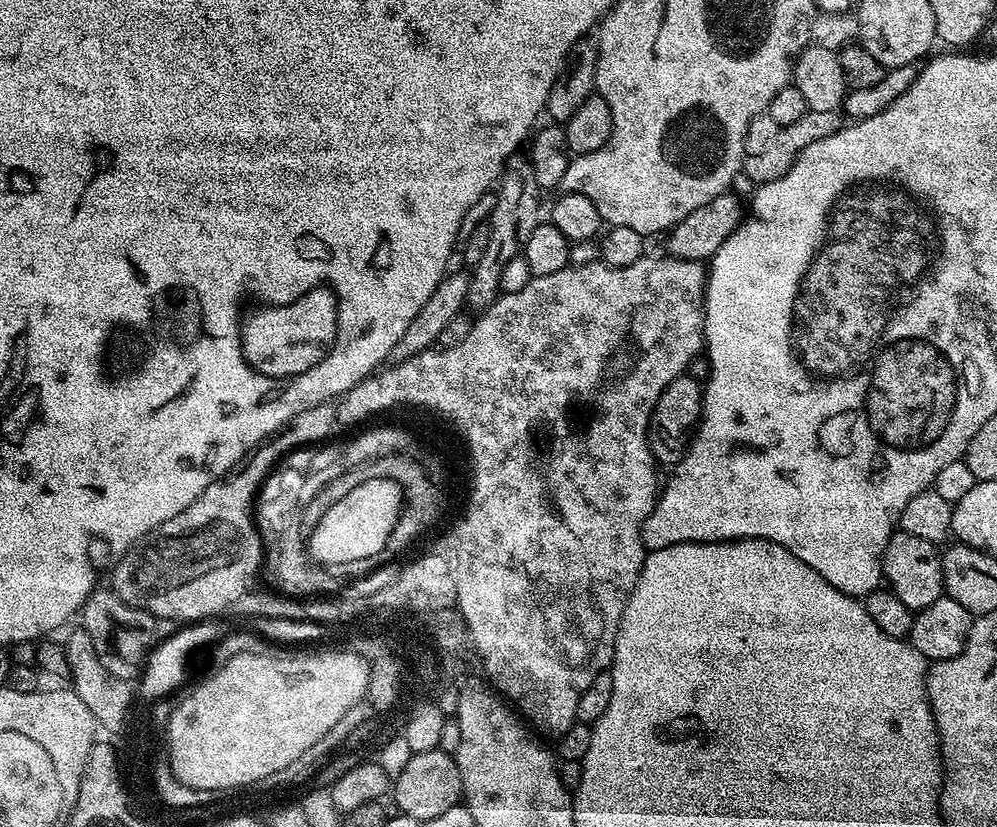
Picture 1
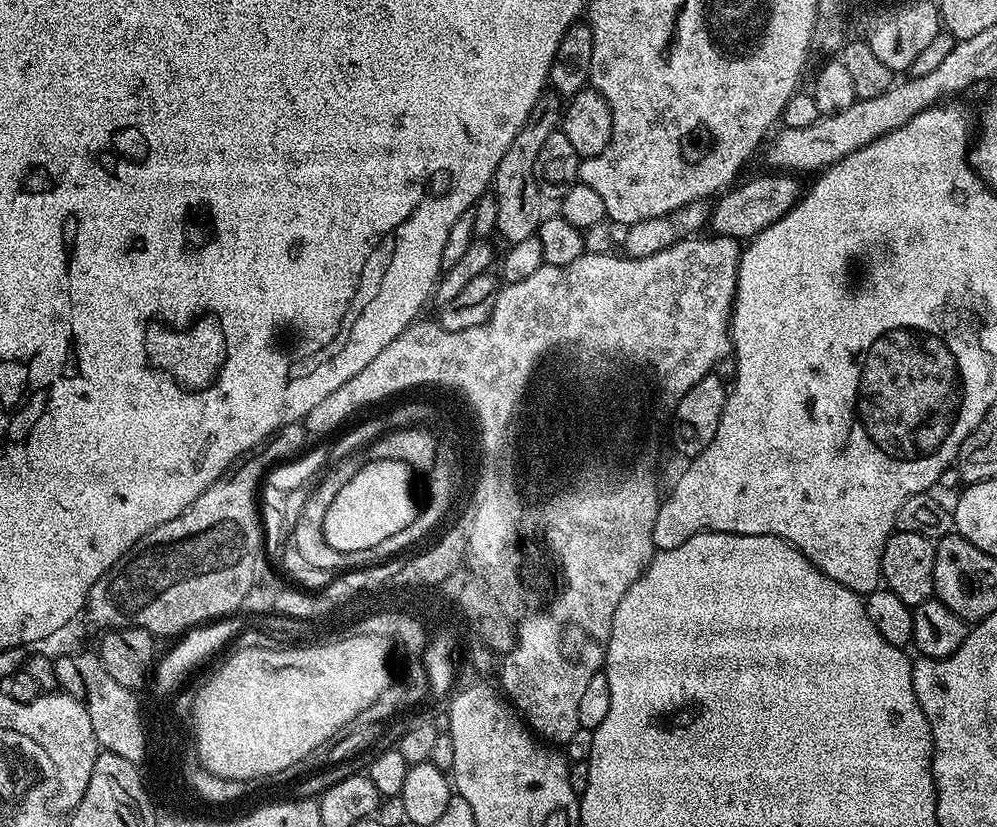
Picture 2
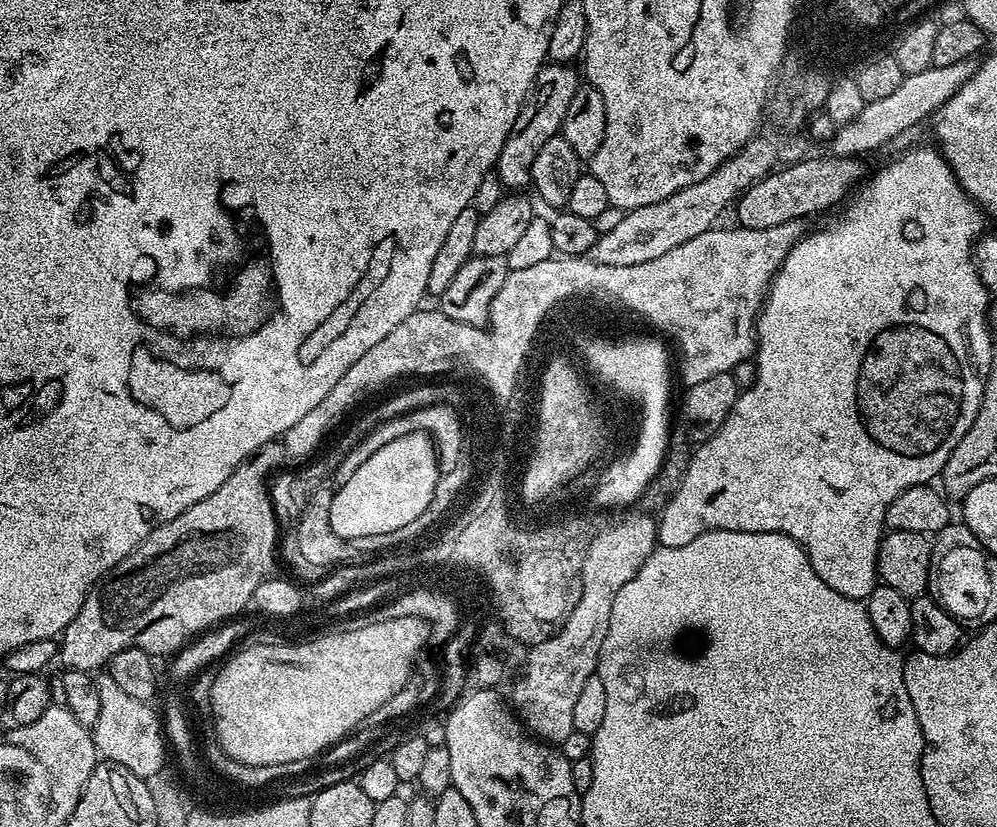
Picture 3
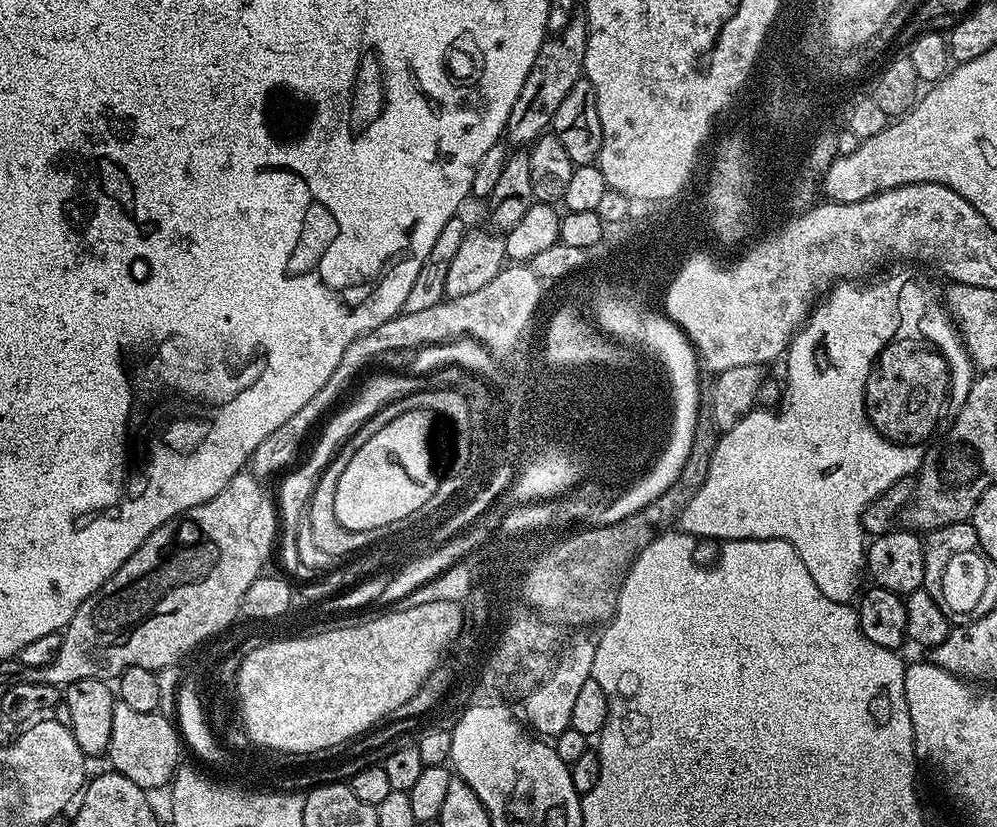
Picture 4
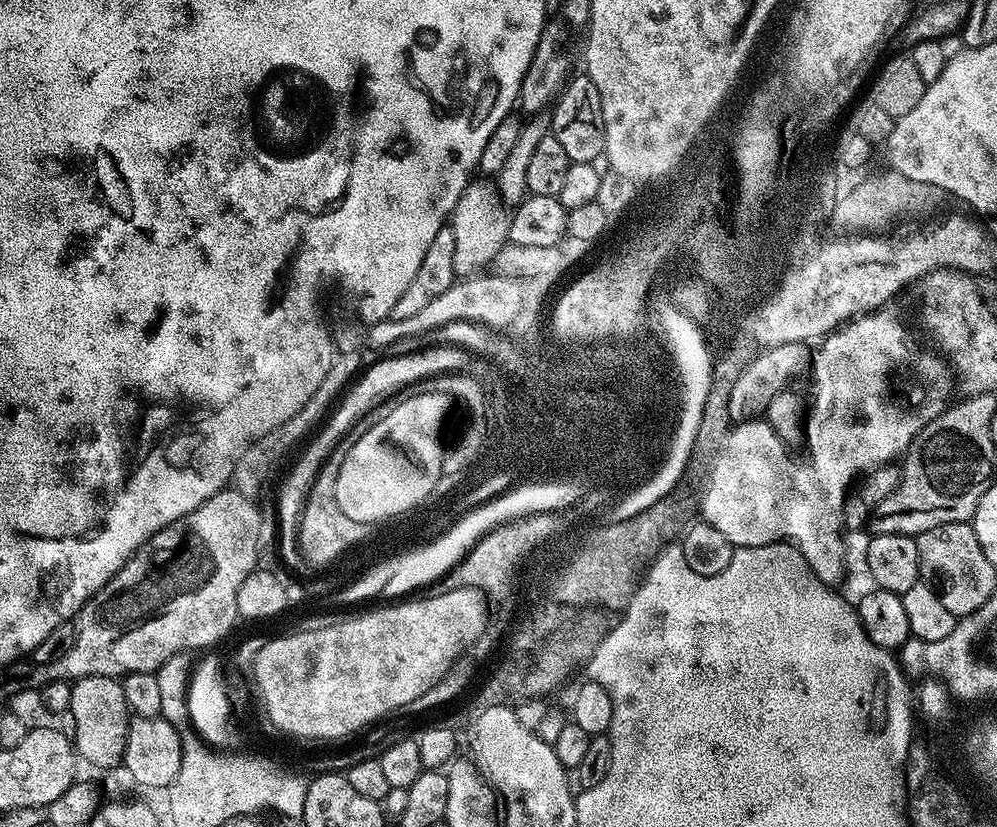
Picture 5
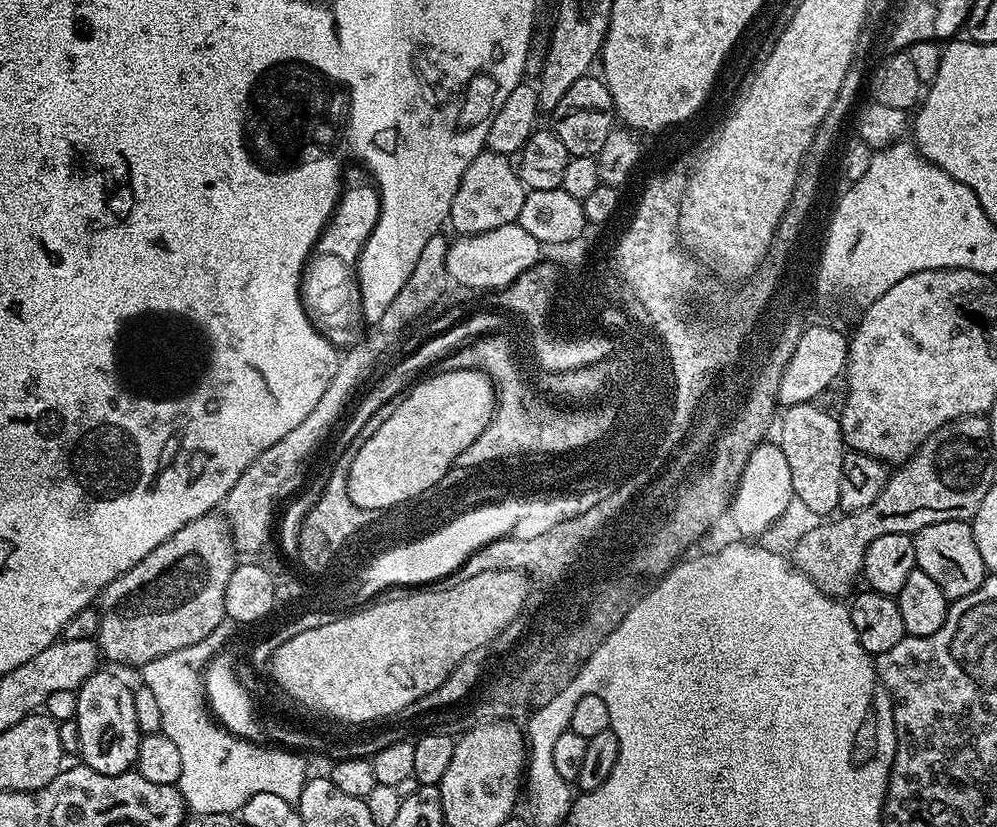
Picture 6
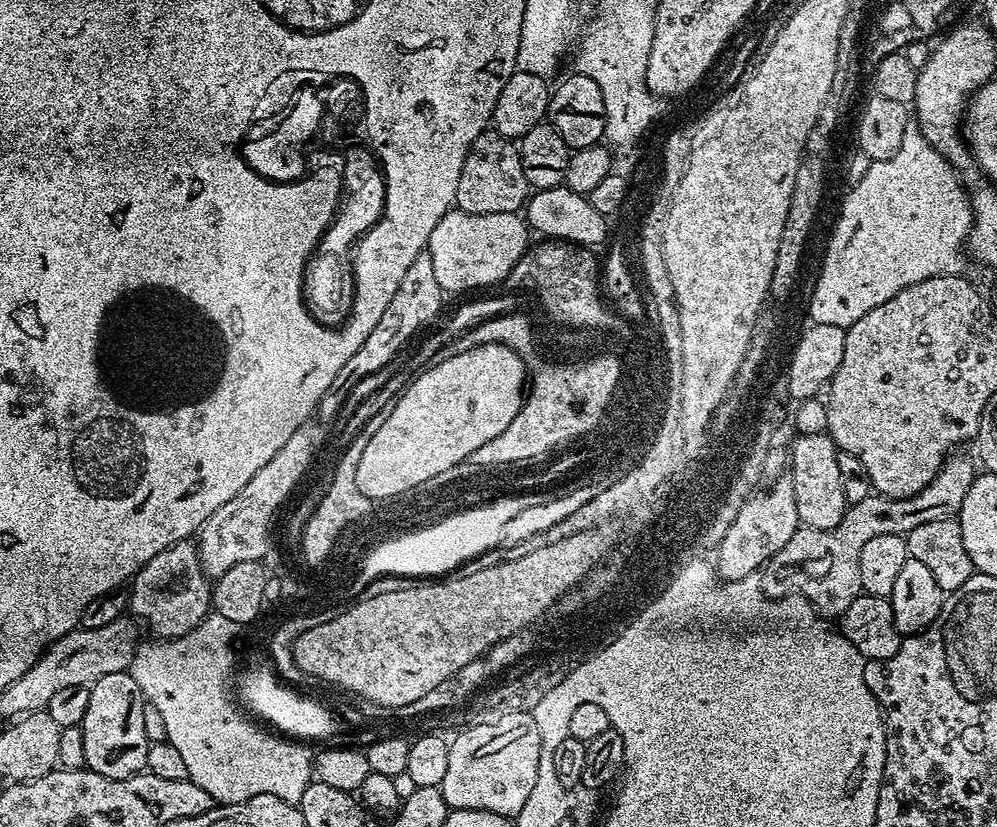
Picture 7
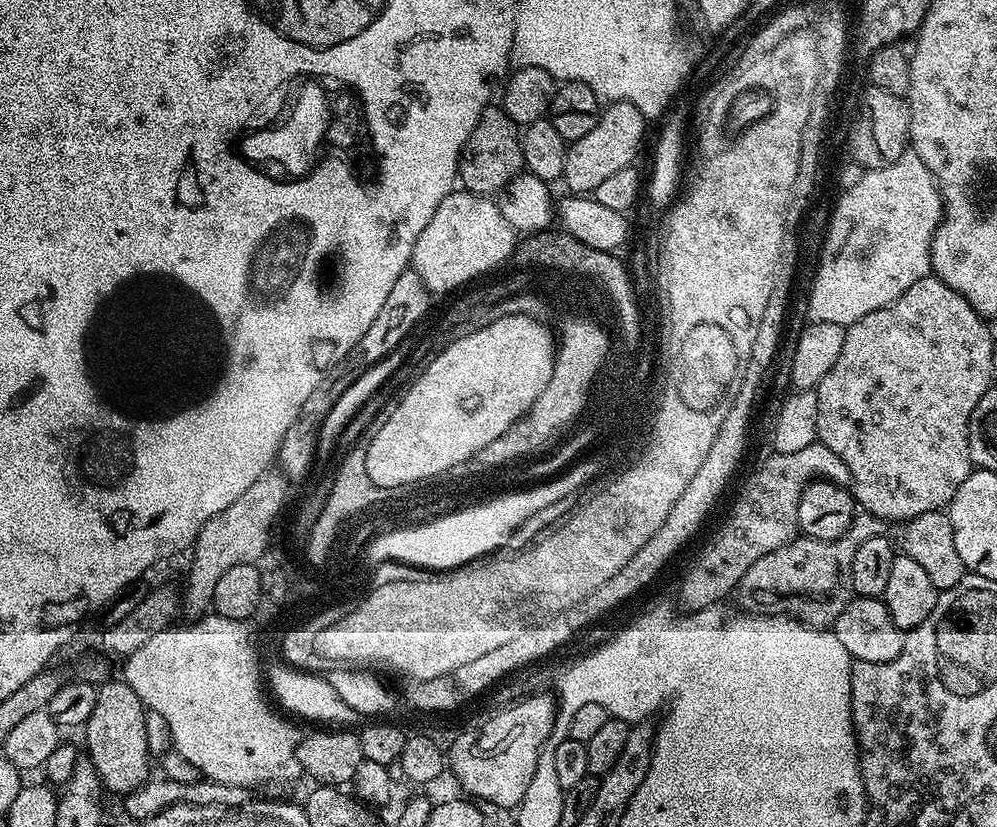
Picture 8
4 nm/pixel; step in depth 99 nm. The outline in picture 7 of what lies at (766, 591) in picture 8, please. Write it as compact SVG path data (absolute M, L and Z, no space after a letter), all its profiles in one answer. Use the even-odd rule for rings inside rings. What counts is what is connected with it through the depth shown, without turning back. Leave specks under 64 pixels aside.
M960 454L949 455L930 486L910 498L895 500L889 496L870 494L862 498L862 502L851 505L842 522L830 530L797 527L790 542L778 550L774 564L780 568L788 568L793 564L798 571L804 572L803 591L821 617L843 617L850 602L862 594L862 573L858 567L858 558L862 554L862 546L866 546L870 538L878 534L904 536L914 530L914 526L922 526L922 522L947 520L959 513L962 498L966 498L966 490L970 490L976 481L978 469L966 457L956 455Z

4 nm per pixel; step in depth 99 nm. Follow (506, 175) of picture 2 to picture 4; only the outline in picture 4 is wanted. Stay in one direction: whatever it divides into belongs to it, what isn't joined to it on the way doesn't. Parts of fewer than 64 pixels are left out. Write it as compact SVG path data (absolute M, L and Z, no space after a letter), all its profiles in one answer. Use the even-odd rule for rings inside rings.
M577 10L573 12L570 22L566 22L564 29L549 35L542 42L534 58L534 66L530 66L530 74L526 74L526 82L522 82L522 90L510 110L506 129L509 145L530 146L551 129L554 114L558 106L562 106L562 98L566 98L566 94L570 94L570 86L574 86L574 82L584 76L587 37L588 17L583 11Z

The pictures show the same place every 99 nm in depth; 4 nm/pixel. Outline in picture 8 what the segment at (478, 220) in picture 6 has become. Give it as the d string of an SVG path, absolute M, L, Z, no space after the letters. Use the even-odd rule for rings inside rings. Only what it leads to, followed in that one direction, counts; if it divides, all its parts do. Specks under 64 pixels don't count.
M490 106L487 108L482 118L478 118L478 126L474 126L466 146L460 152L459 183L467 191L477 194L496 194L507 188L508 183L514 177L521 175L524 168L520 145L521 135L521 129L506 115L503 107Z

